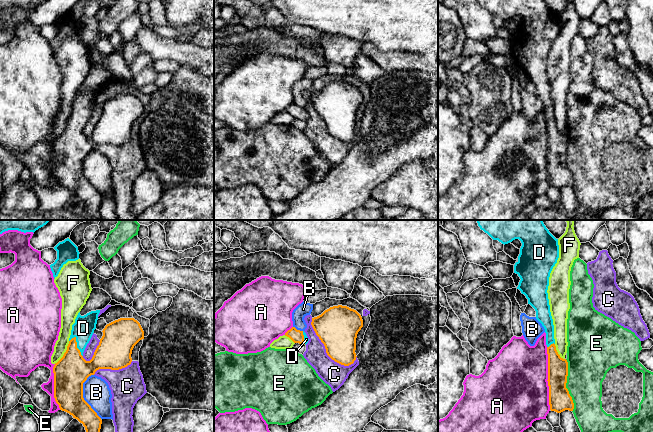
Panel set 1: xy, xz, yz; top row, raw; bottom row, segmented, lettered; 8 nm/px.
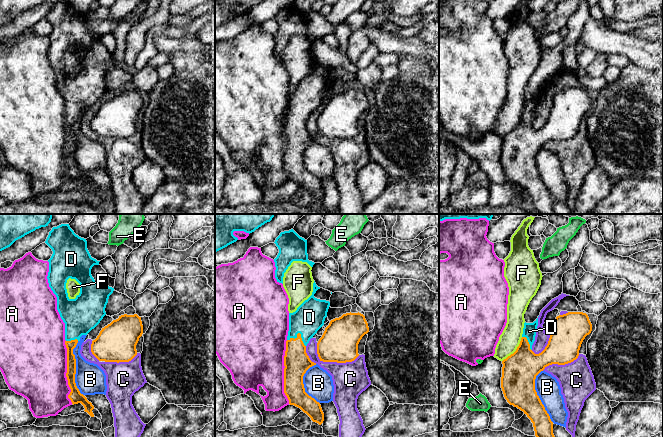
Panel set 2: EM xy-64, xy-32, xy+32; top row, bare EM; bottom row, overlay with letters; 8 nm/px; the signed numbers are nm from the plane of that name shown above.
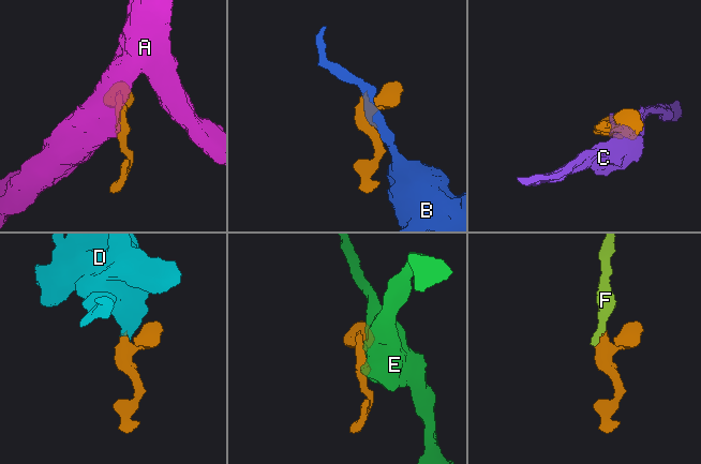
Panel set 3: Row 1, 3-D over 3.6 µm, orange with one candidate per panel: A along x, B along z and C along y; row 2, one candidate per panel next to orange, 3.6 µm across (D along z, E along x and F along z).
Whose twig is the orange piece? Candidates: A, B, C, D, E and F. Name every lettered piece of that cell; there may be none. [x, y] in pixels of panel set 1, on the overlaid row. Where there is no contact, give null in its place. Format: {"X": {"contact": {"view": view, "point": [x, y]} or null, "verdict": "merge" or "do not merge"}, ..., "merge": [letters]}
{"A": {"contact": {"view": "yz", "point": [548, 378]}, "verdict": "do not merge"}, "B": {"contact": {"view": "xy", "point": [82, 396]}, "verdict": "do not merge"}, "C": {"contact": {"view": "xz", "point": [325, 348]}, "verdict": "do not merge"}, "D": {"contact": {"view": "xy", "point": [76, 346]}, "verdict": "merge"}, "E": {"contact": {"view": "yz", "point": [565, 385]}, "verdict": "do not merge"}, "F": {"contact": {"view": "xy", "point": [64, 353]}, "verdict": "do not merge"}, "merge": ["D"]}

